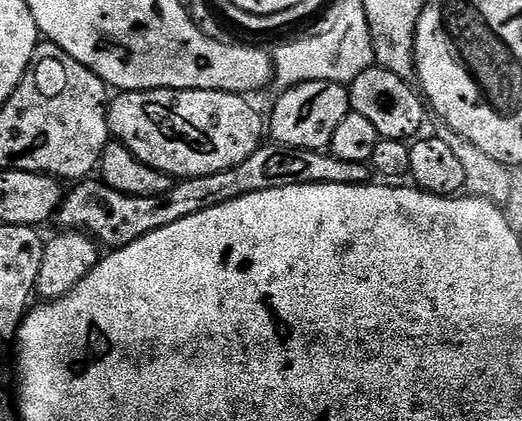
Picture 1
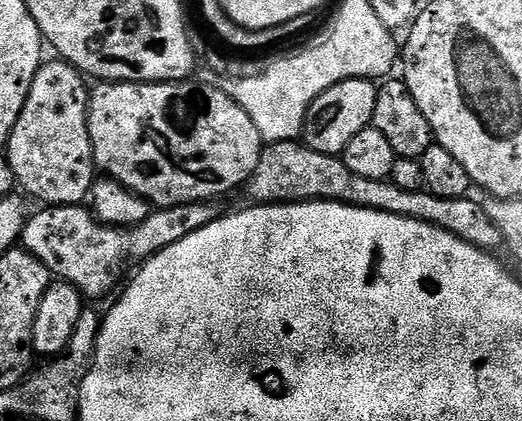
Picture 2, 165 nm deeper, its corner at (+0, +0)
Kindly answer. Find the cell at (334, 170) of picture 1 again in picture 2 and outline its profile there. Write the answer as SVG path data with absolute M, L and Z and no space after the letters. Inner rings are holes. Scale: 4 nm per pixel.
M203 200L156 208L149 211L145 220L131 226L102 224L91 207L84 204L44 206L39 209L41 212L33 211L29 215L18 244L25 252L38 258L38 262L42 262L57 281L73 284L81 296L92 301L106 295L119 282L124 267L131 260L149 260L155 252L174 246L174 242L182 242L186 234L194 234L194 230L219 220L226 212L222 205L220 200Z

